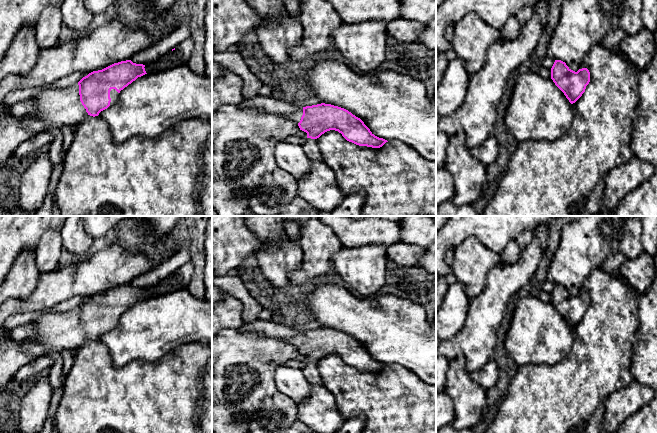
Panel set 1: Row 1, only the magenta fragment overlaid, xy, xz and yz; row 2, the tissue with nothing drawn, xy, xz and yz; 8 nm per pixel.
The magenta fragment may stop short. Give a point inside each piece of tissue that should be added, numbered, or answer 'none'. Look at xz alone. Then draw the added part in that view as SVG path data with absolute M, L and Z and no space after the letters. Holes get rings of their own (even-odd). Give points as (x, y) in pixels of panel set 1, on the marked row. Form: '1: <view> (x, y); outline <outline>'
1: xz (296, 117); outline M299 108L295 113L288 115L286 117L298 124L301 120L302 115L303 115L303 108Z

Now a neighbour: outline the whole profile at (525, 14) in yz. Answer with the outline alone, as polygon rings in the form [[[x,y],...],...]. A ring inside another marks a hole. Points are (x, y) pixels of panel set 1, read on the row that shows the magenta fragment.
[[[530,6],[523,7],[516,15],[521,24],[527,23],[534,14],[534,8]]]

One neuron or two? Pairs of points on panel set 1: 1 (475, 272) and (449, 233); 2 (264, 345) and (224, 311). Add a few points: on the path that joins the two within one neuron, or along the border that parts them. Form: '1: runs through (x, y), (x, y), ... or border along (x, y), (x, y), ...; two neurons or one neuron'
1: border along (481, 243), (476, 238), (469, 236), (454, 248); two neurons
2: border along (236, 328), (224, 328), (222, 330); two neurons

